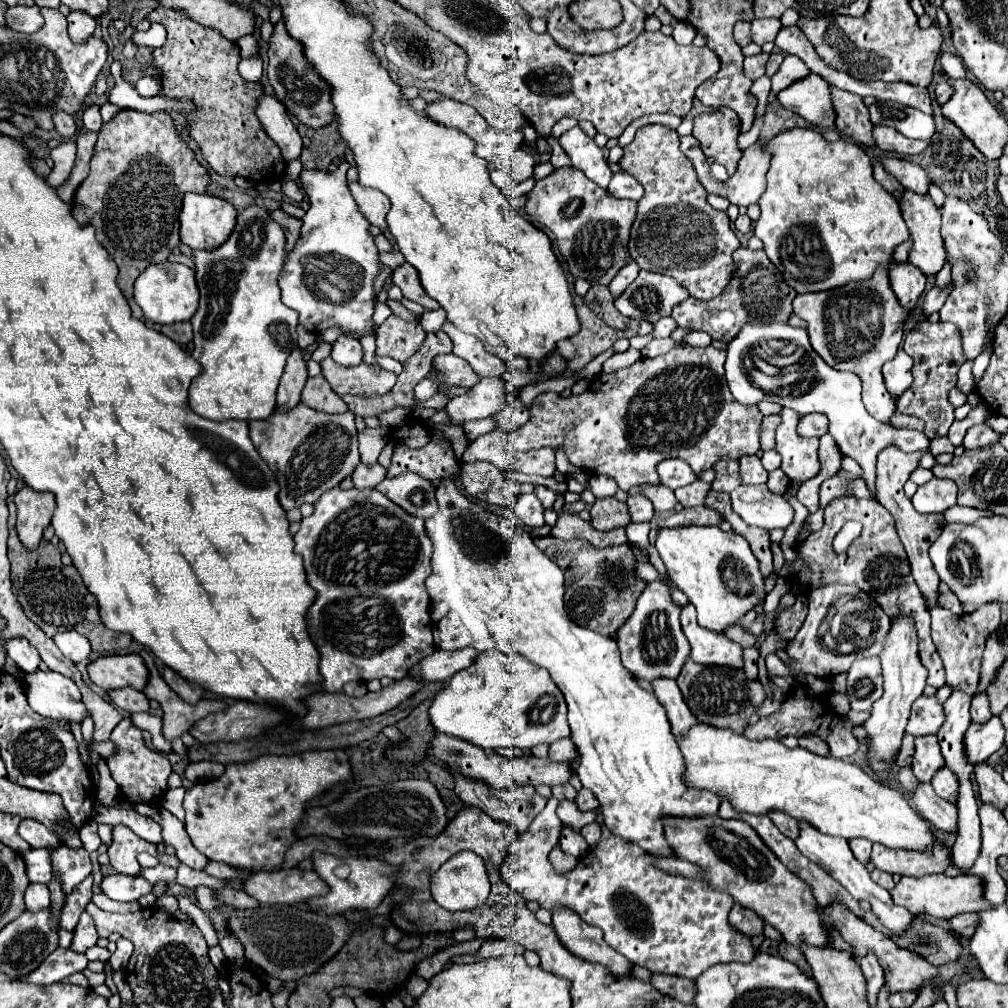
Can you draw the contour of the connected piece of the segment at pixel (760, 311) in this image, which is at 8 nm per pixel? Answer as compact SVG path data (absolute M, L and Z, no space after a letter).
M739 247L733 253L733 261L735 261L733 277L719 297L709 301L689 297L673 309L671 317L677 321L679 327L705 331L711 335L711 339L721 339L723 343L727 343L747 321L761 321L761 319L787 321L789 319L789 315L793 313L791 303L797 293L783 281L783 275L767 259L765 251L751 251L747 247Z

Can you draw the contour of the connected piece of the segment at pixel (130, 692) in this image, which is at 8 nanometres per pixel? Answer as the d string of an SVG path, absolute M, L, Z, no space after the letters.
M131 687L125 689L115 689L109 693L113 705L125 713L141 713L149 711L149 699L143 691L135 691Z

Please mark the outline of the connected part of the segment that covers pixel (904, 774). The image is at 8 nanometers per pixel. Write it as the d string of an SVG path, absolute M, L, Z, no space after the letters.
M905 765L905 767L901 767L899 769L899 773L897 773L897 777L899 777L899 781L901 781L901 785L907 789L907 791L911 791L913 789L913 785L917 783L917 779L913 777L913 773L911 773L911 769L909 769L909 765Z

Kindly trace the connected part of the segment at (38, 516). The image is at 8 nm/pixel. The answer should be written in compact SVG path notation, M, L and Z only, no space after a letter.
M23 487L15 493L17 505L17 535L25 549L33 551L39 547L43 539L45 527L49 527L53 519L53 511L57 507L55 495L45 491L33 491L31 487Z

